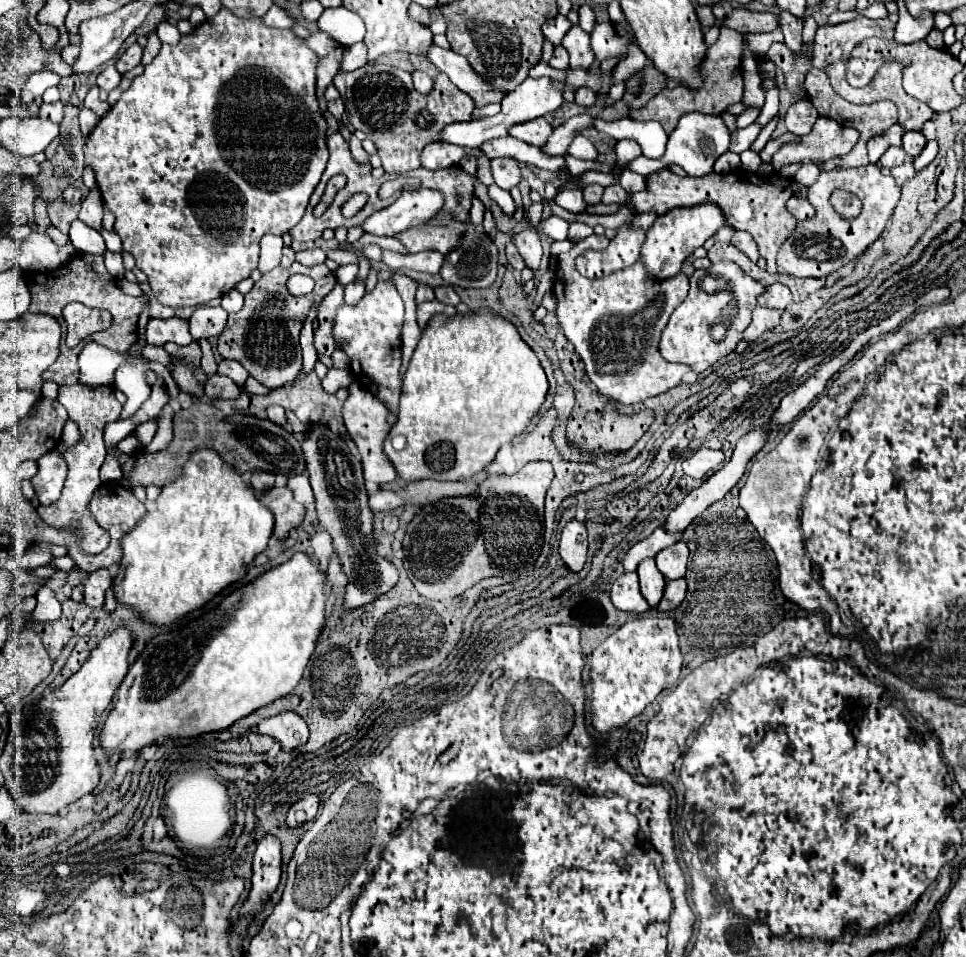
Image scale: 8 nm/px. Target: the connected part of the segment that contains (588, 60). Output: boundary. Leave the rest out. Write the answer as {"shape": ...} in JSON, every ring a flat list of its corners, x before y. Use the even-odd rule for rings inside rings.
{"shape":[[574,25,566,33,566,37,562,39,562,45,570,53,570,67,572,69,590,69,592,67,594,53,590,49,590,37,580,25]]}

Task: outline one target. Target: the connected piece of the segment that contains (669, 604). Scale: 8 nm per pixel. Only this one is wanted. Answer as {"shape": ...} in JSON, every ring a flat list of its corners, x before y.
{"shape":[[674,579,674,581,666,581,666,587,664,587,664,597,660,599,658,603,658,611,672,611,676,609,682,599,684,599,684,593,686,593,686,581,684,579]]}

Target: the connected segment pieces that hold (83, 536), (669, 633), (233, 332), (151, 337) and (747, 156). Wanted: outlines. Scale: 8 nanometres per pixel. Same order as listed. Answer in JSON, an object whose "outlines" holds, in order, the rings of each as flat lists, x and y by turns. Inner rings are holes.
{"outlines":[[[76,383,70,386,60,386,57,398,64,405,69,418,78,423,80,433,82,433,82,441,76,447,72,447,70,451,66,451,66,455,64,455,64,459,68,463,68,477,66,477,60,499,52,505,39,505,38,513,52,527,74,529,76,535,78,535,80,549,88,555,96,555,102,553,108,547,110,535,96,525,94,517,90,517,90,497,94,495,94,491,102,483,100,477,98,477,98,471,100,471,100,465,104,463,104,457,106,457,104,439,102,439,104,425,108,421,114,421,114,419,120,417,122,405,114,397,112,387,86,389,86,385,82,385,82,387,80,385]],[[638,617,626,621,616,633,604,639,602,645,598,645,590,653,590,713,592,713,592,727,596,733,610,733,614,729,626,727,626,723,640,715,648,703,652,703,664,685,674,685,680,677,682,669,682,653,678,645,678,633,676,623,670,617]],[[294,261,294,265,286,271,282,267,276,267,264,273,262,279,254,283,250,293,246,293,244,307,236,315,228,315,226,327,218,337,220,355,242,363,242,367,268,389,292,383,302,369,302,347,298,343,298,335,308,315,308,309,322,297,326,297,334,289,334,285,336,277,324,263,314,267,304,267,298,261],[294,273,312,277,316,281,314,291,300,297,288,293,288,289,284,289,284,281]],[[150,319,146,327,146,341,150,345,164,345,168,341,178,343,178,345,188,345,192,343,192,335,188,331,188,321,186,319]],[[746,150,741,153,741,168,748,173,755,173,762,163,758,153]]]}

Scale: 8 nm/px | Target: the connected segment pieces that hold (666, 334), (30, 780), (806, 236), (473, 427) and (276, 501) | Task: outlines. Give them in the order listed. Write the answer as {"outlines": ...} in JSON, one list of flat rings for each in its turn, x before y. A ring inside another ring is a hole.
{"outlines":[[[730,261,714,263,710,269,698,269,690,277,688,297,672,313,660,337,660,353,666,361,684,363,692,371,702,373,716,361,732,353,742,339,744,329,750,325,756,297,764,291,760,283,748,277,738,265]],[[120,627,112,631,106,639,102,639,90,653,90,657,84,661,84,665,74,673,62,687,56,689,60,693,60,709,64,707,64,713,58,713,54,709,54,725,60,727,58,739,50,741,50,757,48,759,32,759,24,755,12,755,14,771,22,771,16,775,4,775,6,777,6,789,12,793,12,797,18,803,20,813,58,813,62,807,74,803,82,795,92,793,92,789,100,781,100,765,94,759,94,733,98,725,98,717,106,711,110,705,114,691,122,683,122,679,128,673,128,653,132,649,132,631,128,627]],[[866,165,858,169,840,169,840,171,822,171,818,181,814,181,808,187,808,201,816,209,816,215,810,221,798,221,798,229,782,243,782,249,778,251,780,261,778,269,782,273,790,273,796,277,826,277,828,273,836,271,838,267,862,255,862,251,880,237,898,199,900,199,900,187,896,185,894,177,882,175,880,167,876,165],[834,189,850,191,862,201,862,213,856,219,844,221,832,209,828,197]],[[478,309,476,313,468,313,468,315,454,315,454,317,446,317,446,315,434,315,426,327,422,329,422,337,414,349,414,355,408,363,408,369,404,373,404,387,402,387,402,401,400,401,400,411,398,411,398,419,392,425,386,441,384,441,384,451,390,457,390,461,396,467,396,473,400,479,412,481,412,479,438,479,438,481,458,481,460,477,472,477,474,473,482,471,490,459,486,459,486,451,496,453,504,443,510,443,514,437,518,437,520,433,524,433,524,429,530,425,530,421,534,419,534,415,540,411,542,403,546,401,548,395,548,379,546,373,540,365,540,359,536,357,536,353,532,351,532,347,520,337,518,327,504,319,502,315,490,311,490,309]],[[286,485,284,487,272,487,272,489,264,491,260,495,260,501,274,513,274,519,276,519,274,535,280,541,286,539,288,533,292,529,296,529,304,519,304,513,306,513,304,505,294,501,292,489,288,489]]]}

